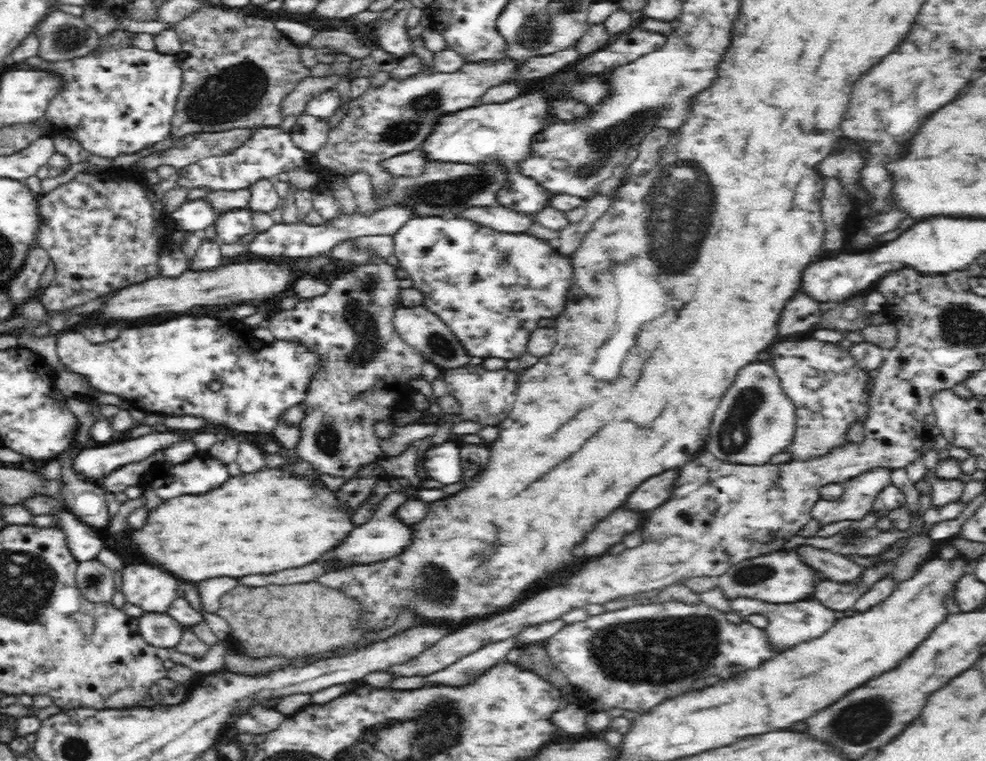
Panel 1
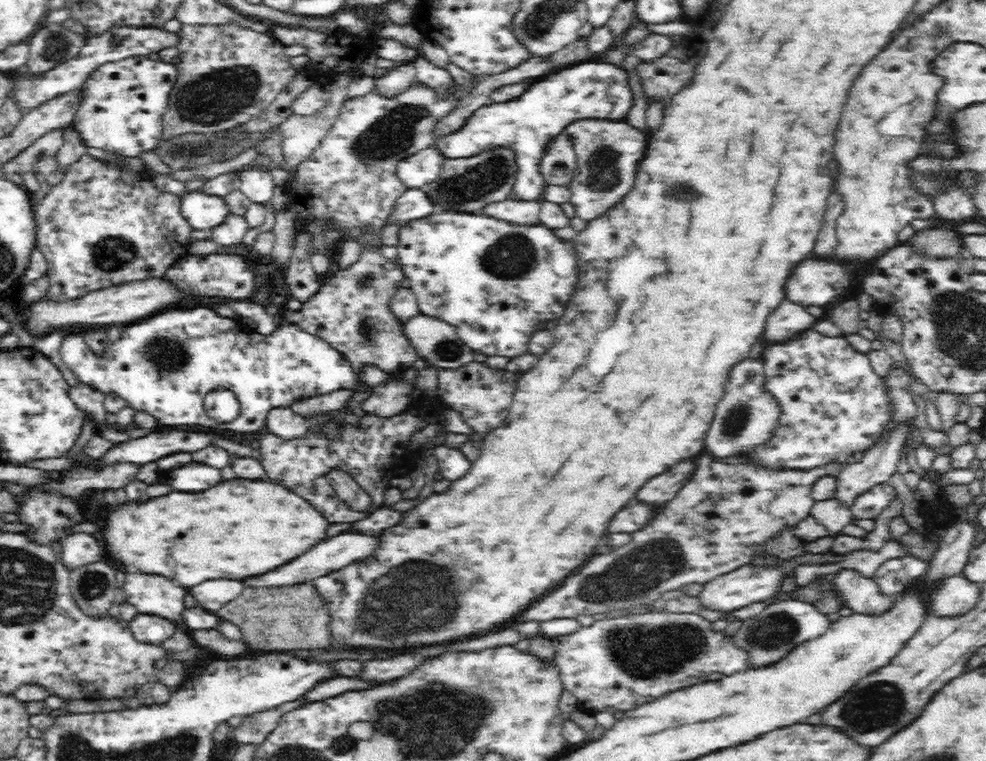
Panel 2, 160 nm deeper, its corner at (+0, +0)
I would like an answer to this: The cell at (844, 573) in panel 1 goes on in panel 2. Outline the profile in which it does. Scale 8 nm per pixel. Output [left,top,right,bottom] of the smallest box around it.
[832,567,892,614]

